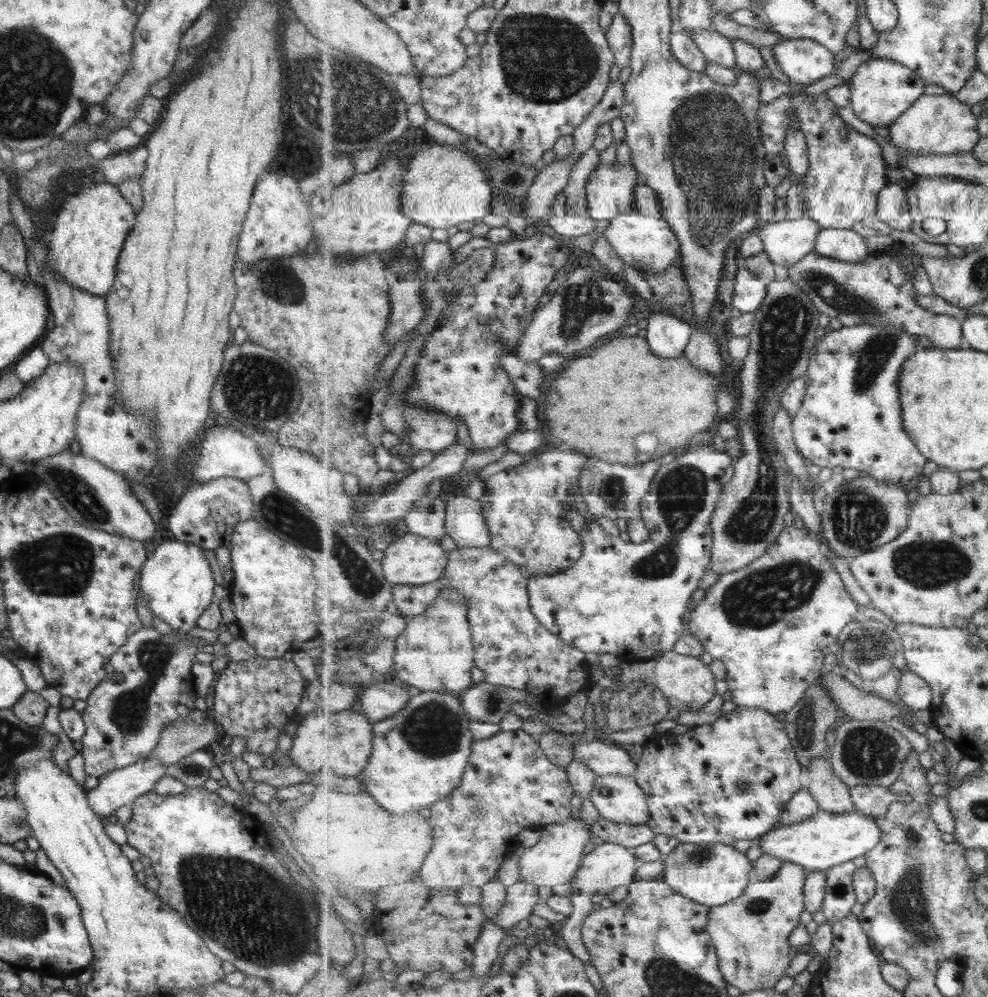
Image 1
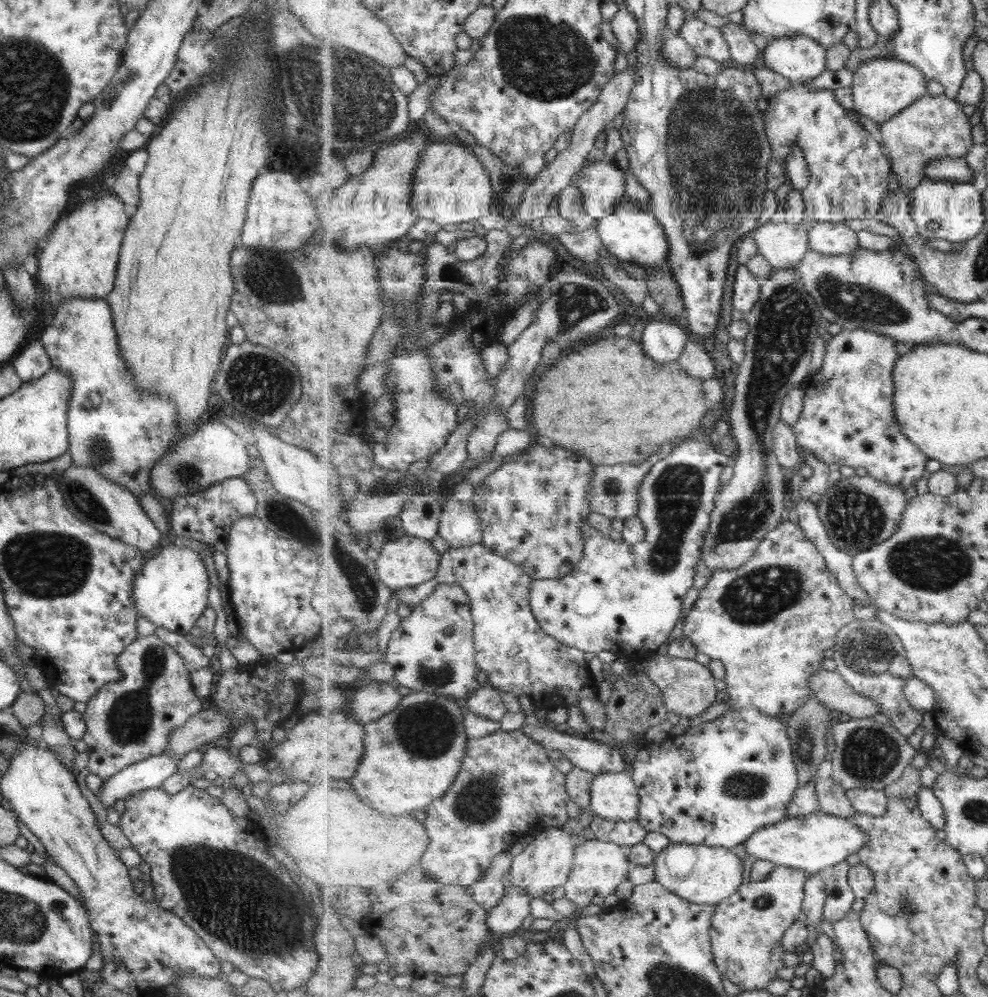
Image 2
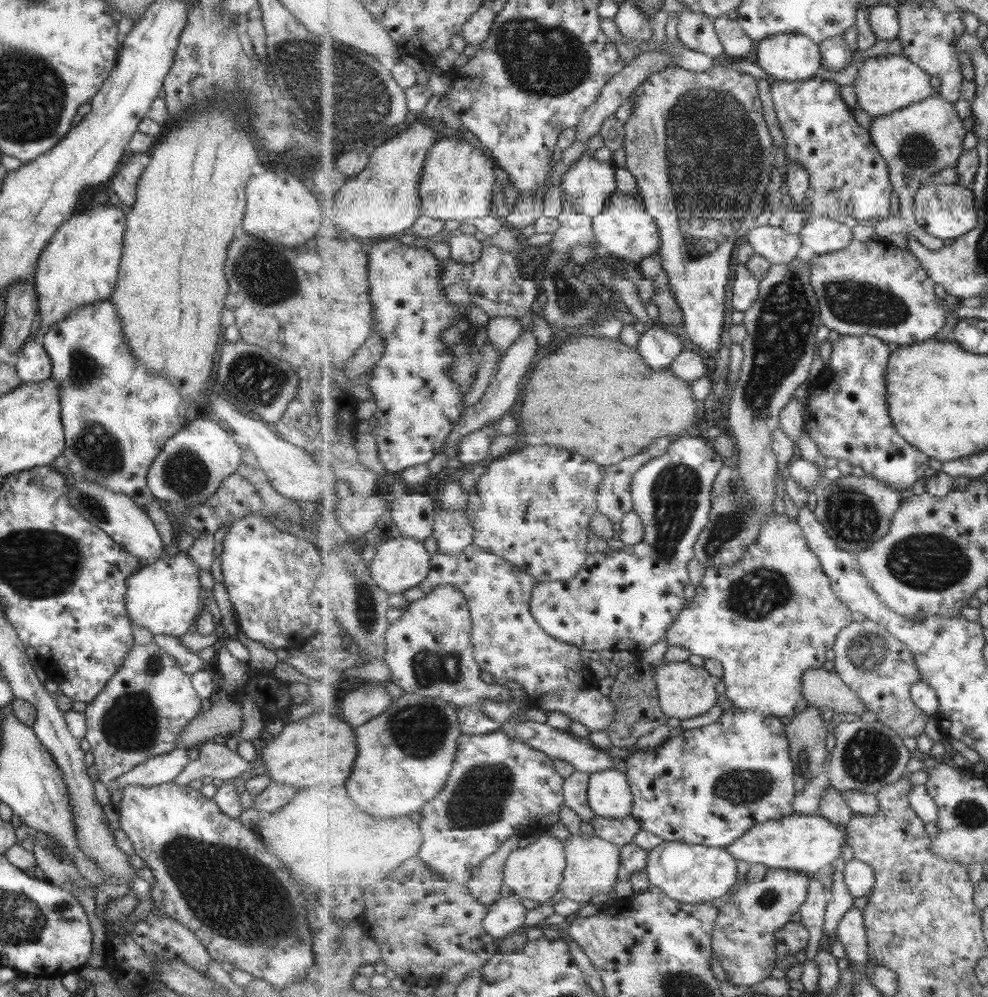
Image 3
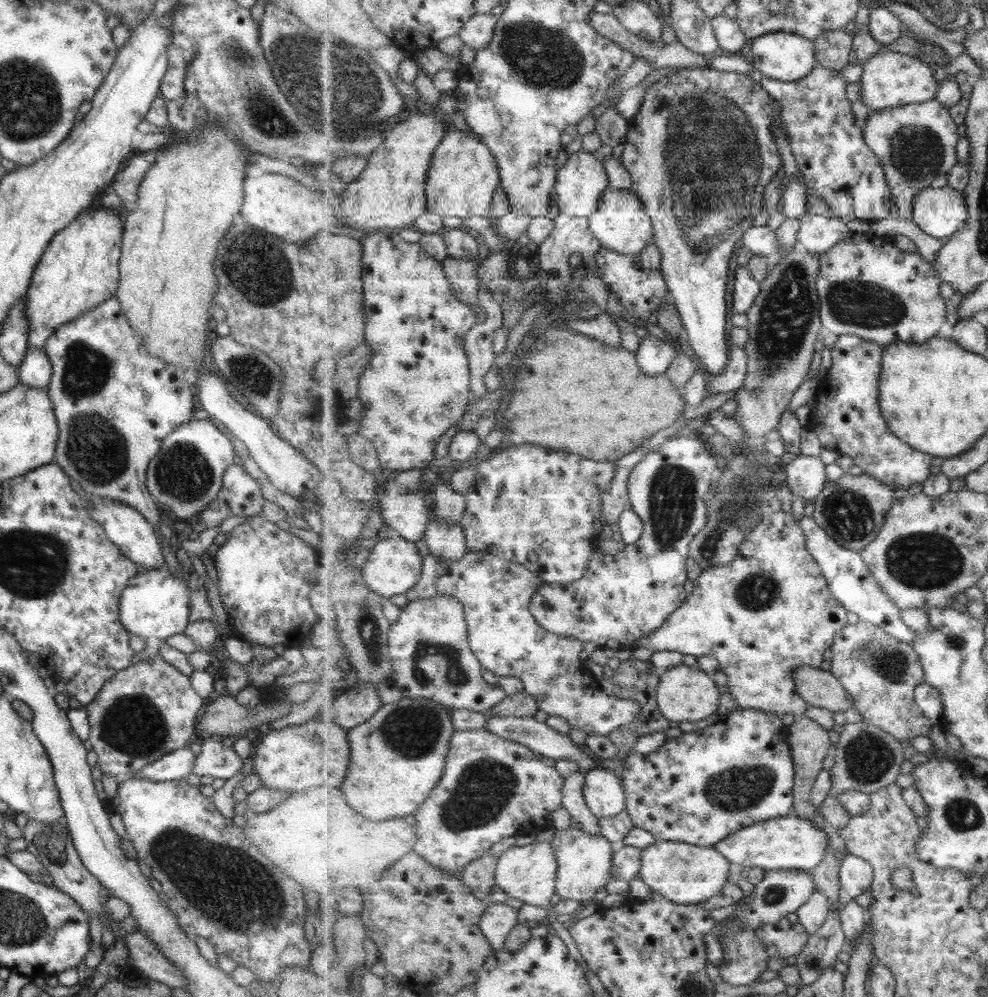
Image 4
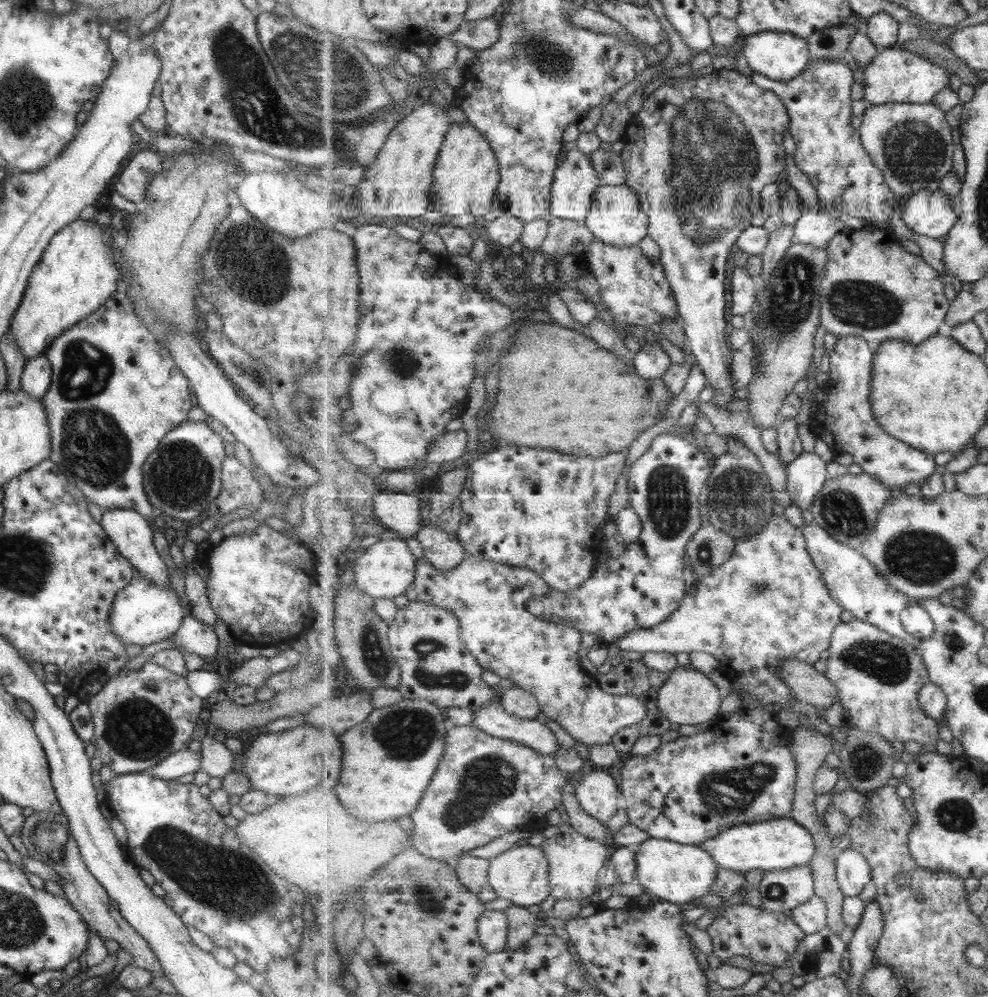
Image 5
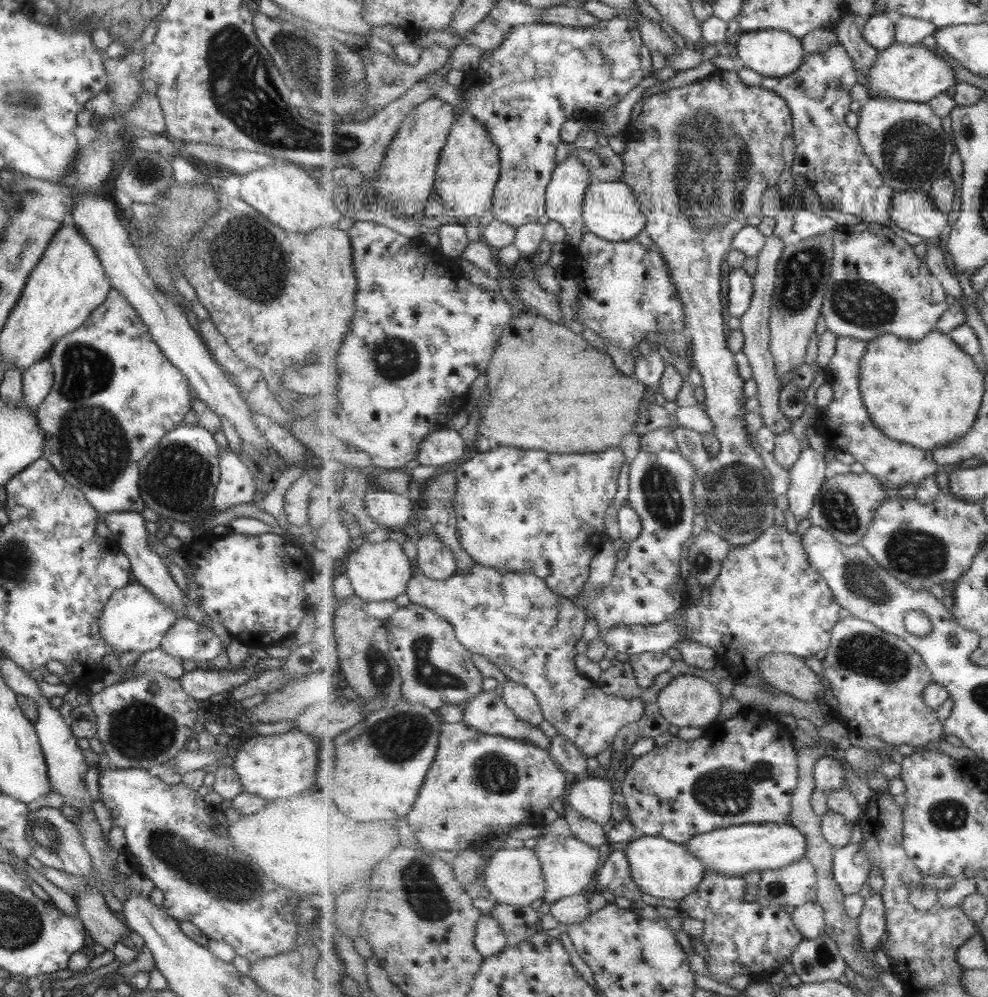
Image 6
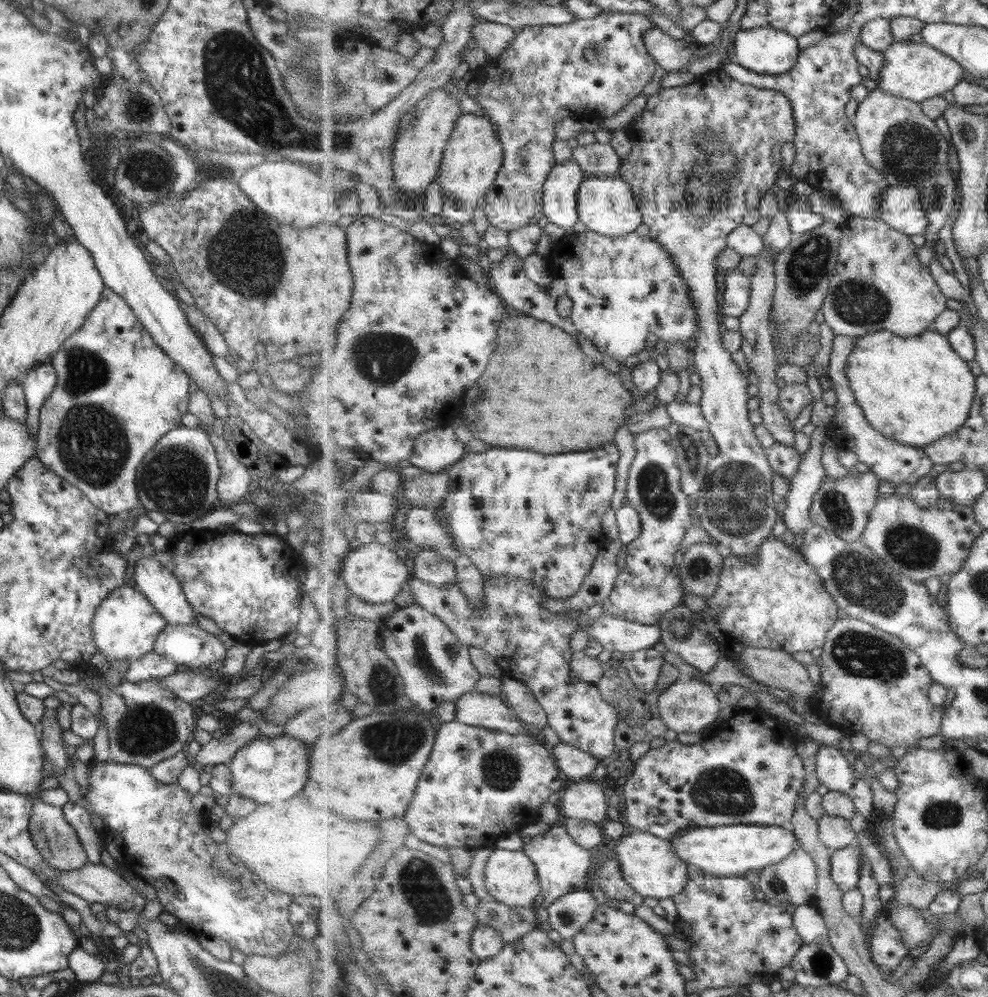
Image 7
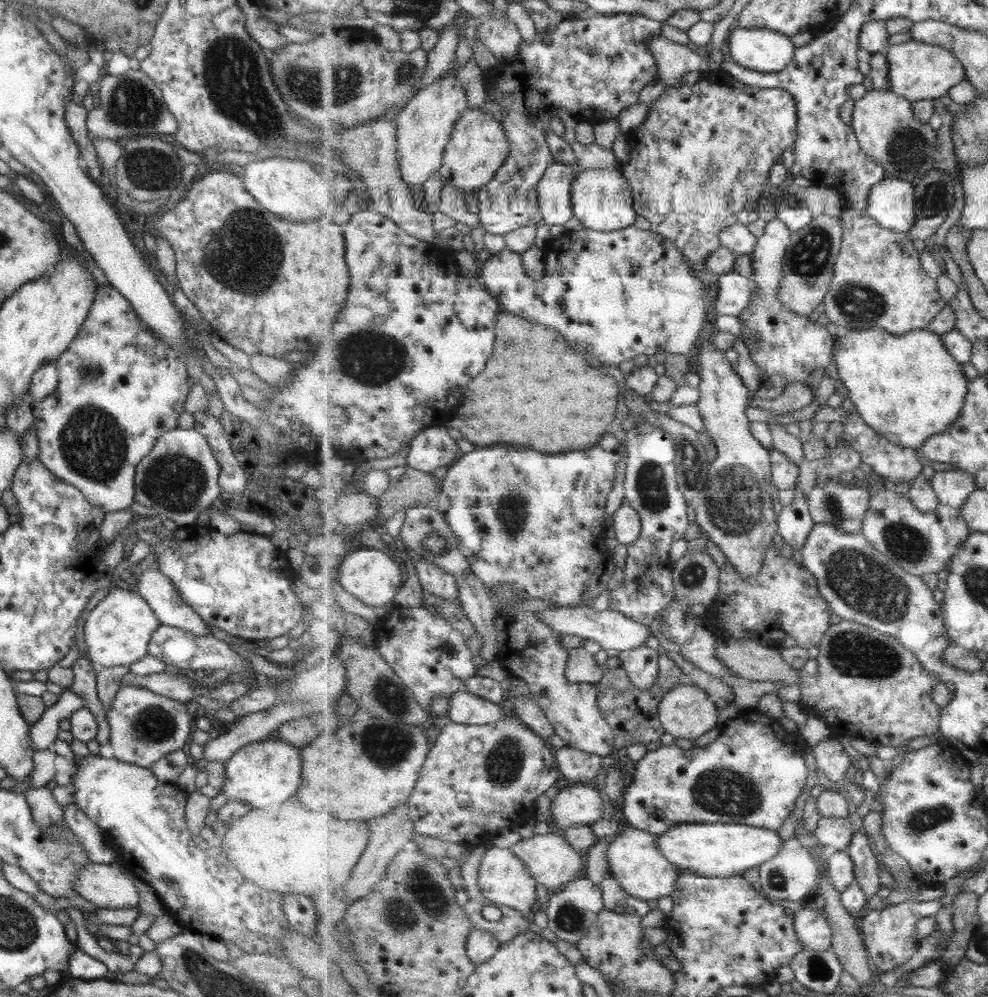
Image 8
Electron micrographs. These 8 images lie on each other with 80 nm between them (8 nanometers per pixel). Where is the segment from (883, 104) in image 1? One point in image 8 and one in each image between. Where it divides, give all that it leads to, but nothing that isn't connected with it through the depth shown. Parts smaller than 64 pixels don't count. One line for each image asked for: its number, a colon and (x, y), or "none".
2: (883, 87)
3: (884, 84)
4: (890, 79)
5: (896, 75)
6: (916, 73)
7: (918, 71)
8: (918, 70)

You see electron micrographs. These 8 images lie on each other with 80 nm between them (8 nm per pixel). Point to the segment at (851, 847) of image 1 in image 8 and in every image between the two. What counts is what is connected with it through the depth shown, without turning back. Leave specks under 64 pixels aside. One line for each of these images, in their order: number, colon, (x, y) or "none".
2: (811, 843)
3: (807, 843)
4: (792, 842)
5: (778, 844)
6: (736, 851)
7: (723, 851)
8: (716, 850)

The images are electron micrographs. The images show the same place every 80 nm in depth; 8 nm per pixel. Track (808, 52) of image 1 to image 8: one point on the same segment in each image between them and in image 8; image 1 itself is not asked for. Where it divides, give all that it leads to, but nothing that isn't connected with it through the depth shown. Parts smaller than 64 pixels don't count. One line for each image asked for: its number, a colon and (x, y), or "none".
2: (799, 59)
3: (785, 57)
4: (781, 56)
5: (782, 55)
6: (771, 52)
7: (767, 50)
8: (766, 50)

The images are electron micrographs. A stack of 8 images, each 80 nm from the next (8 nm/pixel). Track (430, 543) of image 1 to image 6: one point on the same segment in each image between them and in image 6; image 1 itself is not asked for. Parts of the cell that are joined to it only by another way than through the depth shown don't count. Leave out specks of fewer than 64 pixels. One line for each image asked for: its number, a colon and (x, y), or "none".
2: (409, 561)
3: (399, 564)
4: (393, 567)
5: (387, 568)
6: (378, 571)

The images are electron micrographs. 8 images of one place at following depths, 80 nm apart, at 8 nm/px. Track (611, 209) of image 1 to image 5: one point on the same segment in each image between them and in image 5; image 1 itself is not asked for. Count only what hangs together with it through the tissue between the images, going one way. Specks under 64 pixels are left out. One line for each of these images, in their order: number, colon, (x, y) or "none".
2: (603, 184)
3: (590, 183)
4: (581, 183)
5: (577, 179)

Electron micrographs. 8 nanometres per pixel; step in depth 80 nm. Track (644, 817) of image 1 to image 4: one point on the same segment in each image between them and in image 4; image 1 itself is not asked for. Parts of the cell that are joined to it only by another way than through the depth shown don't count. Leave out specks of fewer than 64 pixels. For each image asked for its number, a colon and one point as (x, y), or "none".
2: (614, 796)
3: (610, 795)
4: (605, 794)

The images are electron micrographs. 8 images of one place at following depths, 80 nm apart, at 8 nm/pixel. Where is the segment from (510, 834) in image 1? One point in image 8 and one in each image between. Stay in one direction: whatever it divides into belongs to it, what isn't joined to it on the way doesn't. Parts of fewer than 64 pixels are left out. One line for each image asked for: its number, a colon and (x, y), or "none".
2: (508, 788)
3: (500, 787)
4: (493, 788)
5: (485, 786)
6: (482, 785)
7: (479, 783)
8: (479, 780)

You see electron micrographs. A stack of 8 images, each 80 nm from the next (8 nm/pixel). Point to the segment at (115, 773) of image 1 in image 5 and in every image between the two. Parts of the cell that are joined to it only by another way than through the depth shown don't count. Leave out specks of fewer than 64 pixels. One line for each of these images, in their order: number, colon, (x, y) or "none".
2: (151, 772)
3: (161, 769)
4: (176, 765)
5: (182, 762)

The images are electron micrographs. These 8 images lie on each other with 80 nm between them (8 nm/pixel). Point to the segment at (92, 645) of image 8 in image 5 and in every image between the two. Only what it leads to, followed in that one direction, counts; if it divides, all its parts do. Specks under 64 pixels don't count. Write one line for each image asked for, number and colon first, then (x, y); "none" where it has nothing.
5: (141, 614)
6: (132, 620)
7: (124, 625)

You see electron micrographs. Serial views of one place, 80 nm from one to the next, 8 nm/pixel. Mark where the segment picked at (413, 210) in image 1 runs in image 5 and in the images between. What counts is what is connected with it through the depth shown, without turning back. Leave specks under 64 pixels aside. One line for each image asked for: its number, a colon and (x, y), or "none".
2: (451, 185)
3: (458, 182)
4: (464, 176)
5: (467, 176)

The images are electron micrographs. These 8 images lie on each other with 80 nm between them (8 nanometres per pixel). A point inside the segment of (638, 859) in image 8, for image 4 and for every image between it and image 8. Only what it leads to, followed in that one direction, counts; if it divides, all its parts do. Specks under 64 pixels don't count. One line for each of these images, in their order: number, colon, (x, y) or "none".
4: (685, 873)
5: (678, 873)
6: (663, 869)
7: (650, 865)

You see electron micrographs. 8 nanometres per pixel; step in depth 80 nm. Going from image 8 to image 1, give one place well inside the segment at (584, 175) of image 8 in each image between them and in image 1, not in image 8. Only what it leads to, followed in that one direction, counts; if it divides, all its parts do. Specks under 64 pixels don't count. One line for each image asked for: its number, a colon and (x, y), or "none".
1: (649, 242)
2: (632, 234)
3: (625, 228)
4: (621, 222)
5: (616, 217)
6: (612, 211)
7: (607, 205)

